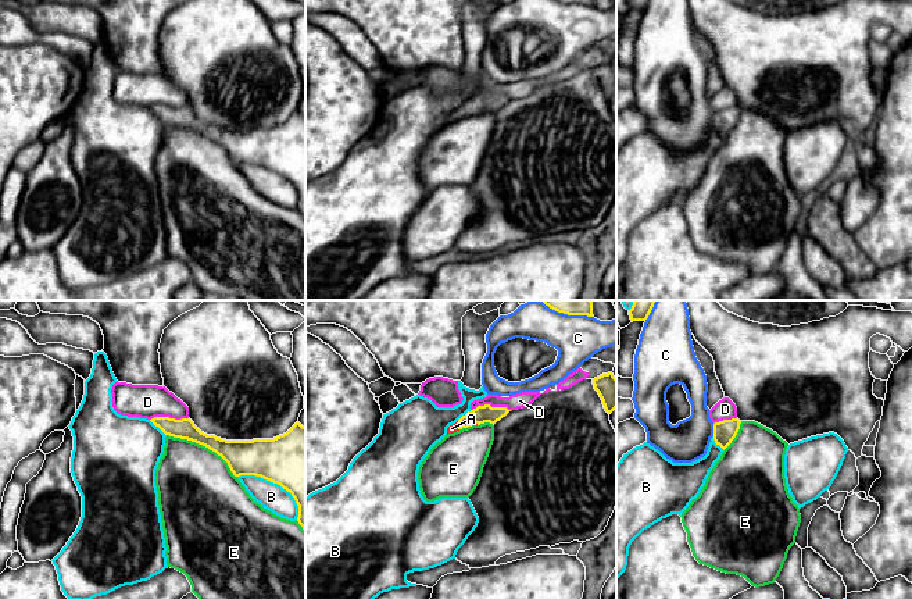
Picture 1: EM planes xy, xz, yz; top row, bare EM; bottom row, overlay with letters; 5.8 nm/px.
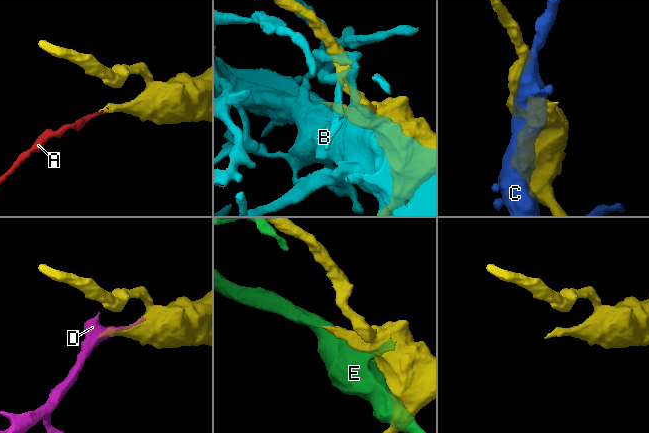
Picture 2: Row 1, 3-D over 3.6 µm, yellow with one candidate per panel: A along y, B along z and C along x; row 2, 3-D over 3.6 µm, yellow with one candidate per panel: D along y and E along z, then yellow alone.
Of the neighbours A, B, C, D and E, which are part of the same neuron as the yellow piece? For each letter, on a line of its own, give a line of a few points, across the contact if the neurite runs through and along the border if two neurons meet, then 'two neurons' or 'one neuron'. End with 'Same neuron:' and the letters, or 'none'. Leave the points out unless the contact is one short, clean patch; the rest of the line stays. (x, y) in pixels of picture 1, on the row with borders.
A: xz (480, 414), (454, 425), (451, 428) | one neuron
B: two neurons
C: two neurons
D: two neurons
E: two neurons
Same neuron: A

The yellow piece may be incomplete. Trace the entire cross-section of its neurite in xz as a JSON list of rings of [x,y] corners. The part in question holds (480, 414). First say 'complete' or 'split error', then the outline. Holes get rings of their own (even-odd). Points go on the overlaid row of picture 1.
split error; [[[490,404],[478,406],[476,409],[462,416],[455,424],[450,425],[447,428],[447,435],[472,425],[480,425],[484,422],[496,424],[509,411],[511,410],[508,410],[507,407],[491,407]]]

